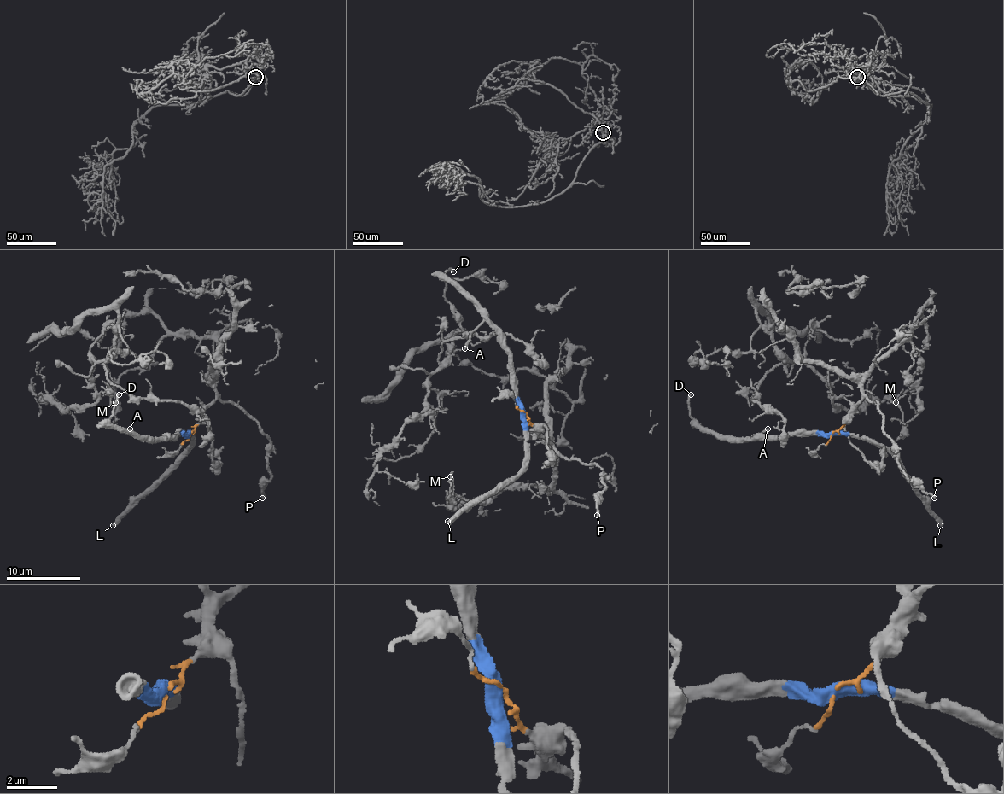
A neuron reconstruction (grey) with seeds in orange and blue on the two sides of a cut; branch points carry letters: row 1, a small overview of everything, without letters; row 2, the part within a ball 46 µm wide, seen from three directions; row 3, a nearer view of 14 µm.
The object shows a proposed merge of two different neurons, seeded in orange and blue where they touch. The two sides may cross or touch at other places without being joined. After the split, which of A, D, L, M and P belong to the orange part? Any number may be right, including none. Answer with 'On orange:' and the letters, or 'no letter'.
On orange: M, P

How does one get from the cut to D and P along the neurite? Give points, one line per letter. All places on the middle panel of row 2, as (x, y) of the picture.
D: (525, 412), (520, 405), (504, 335), (445, 274), (447, 271), (452, 272)
P: (525, 412), (534, 429), (564, 457), (594, 463), (604, 472), (602, 477), (605, 487), (597, 515)

